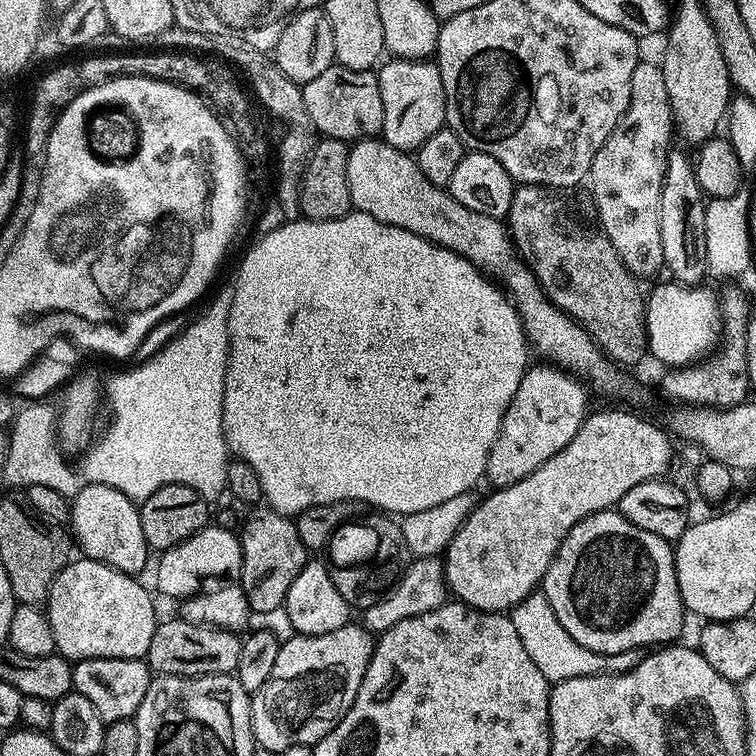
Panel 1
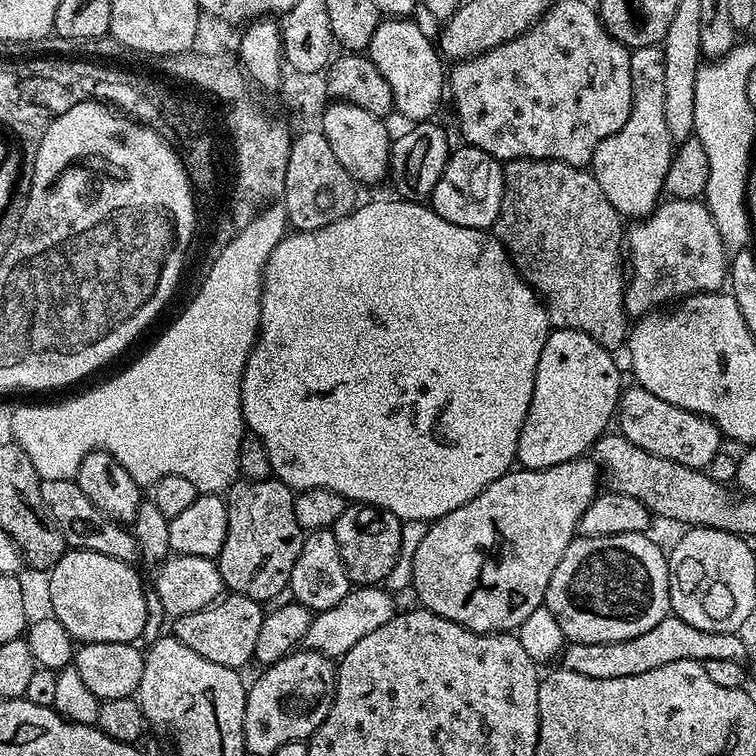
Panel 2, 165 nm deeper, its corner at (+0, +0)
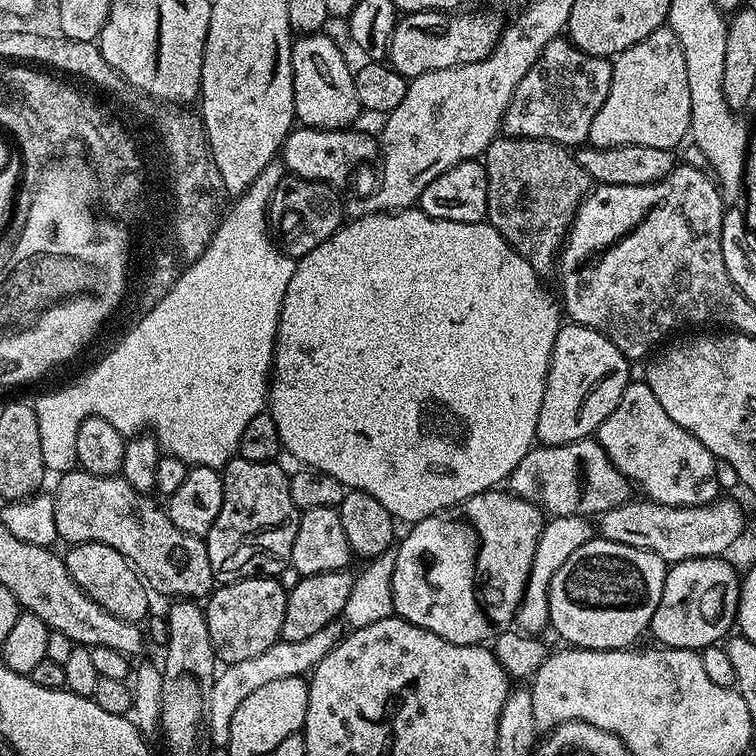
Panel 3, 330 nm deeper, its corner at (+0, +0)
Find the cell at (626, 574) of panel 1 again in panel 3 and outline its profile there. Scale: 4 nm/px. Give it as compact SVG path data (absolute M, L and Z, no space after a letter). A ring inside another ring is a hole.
M599 538L587 540L562 562L562 570L550 582L548 623L558 630L561 641L578 648L632 648L635 640L649 631L654 610L658 610L658 598L662 598L665 571L666 562L653 552Z

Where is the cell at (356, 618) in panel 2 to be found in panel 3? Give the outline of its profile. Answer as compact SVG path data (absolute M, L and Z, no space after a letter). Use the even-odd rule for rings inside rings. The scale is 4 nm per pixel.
M339 623L327 624L318 630L318 634L310 634L310 638L302 638L302 642L286 642L277 640L270 650L262 650L258 658L250 658L246 662L234 662L221 667L216 674L216 681L208 692L208 735L212 737L213 745L227 745L230 738L230 718L234 718L234 710L238 710L242 698L254 694L261 686L269 682L278 682L278 678L294 678L295 676L307 677L312 669L330 654L330 650L342 638Z

